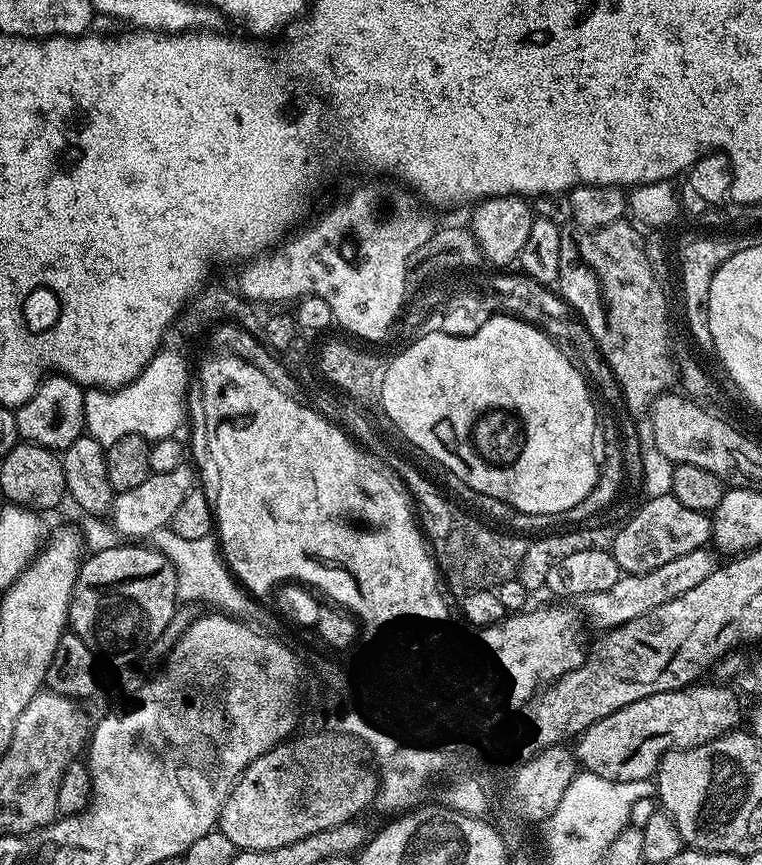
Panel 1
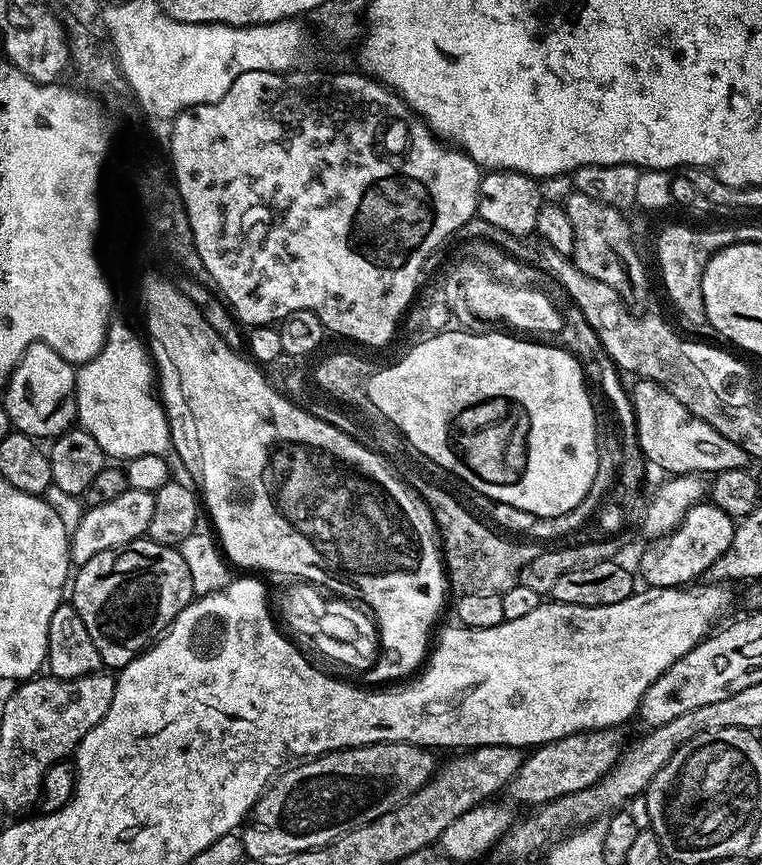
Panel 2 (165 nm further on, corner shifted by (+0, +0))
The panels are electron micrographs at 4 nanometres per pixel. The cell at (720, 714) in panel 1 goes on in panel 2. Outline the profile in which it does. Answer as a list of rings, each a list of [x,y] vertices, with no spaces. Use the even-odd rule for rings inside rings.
[[[600,728],[597,732],[575,732],[573,736],[539,745],[525,755],[518,774],[514,774],[514,778],[507,786],[507,795],[512,795],[520,804],[543,806],[550,800],[557,800],[566,794],[574,794],[578,790],[594,786],[620,759],[622,748],[621,745],[616,745],[616,734],[618,734],[616,728]]]

